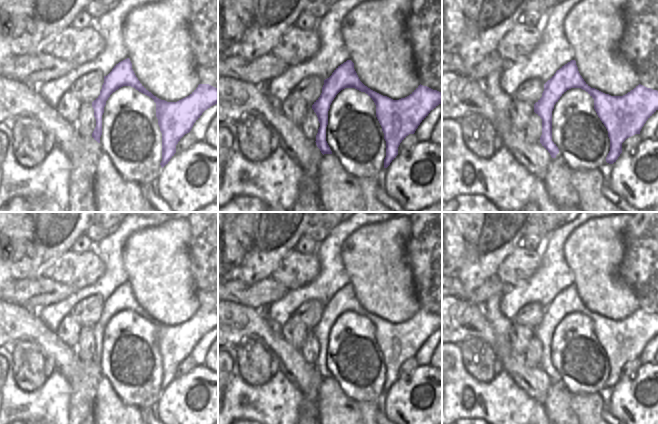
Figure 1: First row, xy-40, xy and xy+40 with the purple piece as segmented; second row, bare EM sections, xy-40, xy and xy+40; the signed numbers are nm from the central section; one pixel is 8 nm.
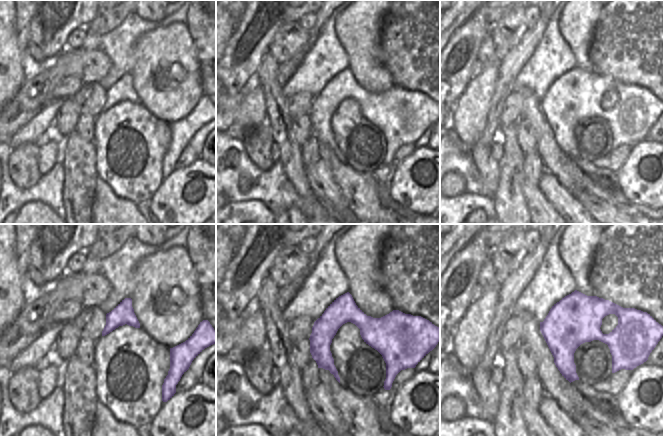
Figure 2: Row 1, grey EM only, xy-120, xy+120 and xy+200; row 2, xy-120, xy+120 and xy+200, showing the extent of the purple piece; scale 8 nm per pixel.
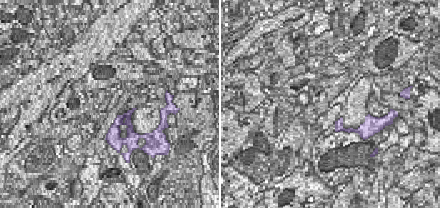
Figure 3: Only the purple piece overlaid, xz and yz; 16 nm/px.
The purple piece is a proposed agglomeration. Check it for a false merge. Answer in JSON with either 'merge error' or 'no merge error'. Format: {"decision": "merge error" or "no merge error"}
{"decision": "no merge error"}

